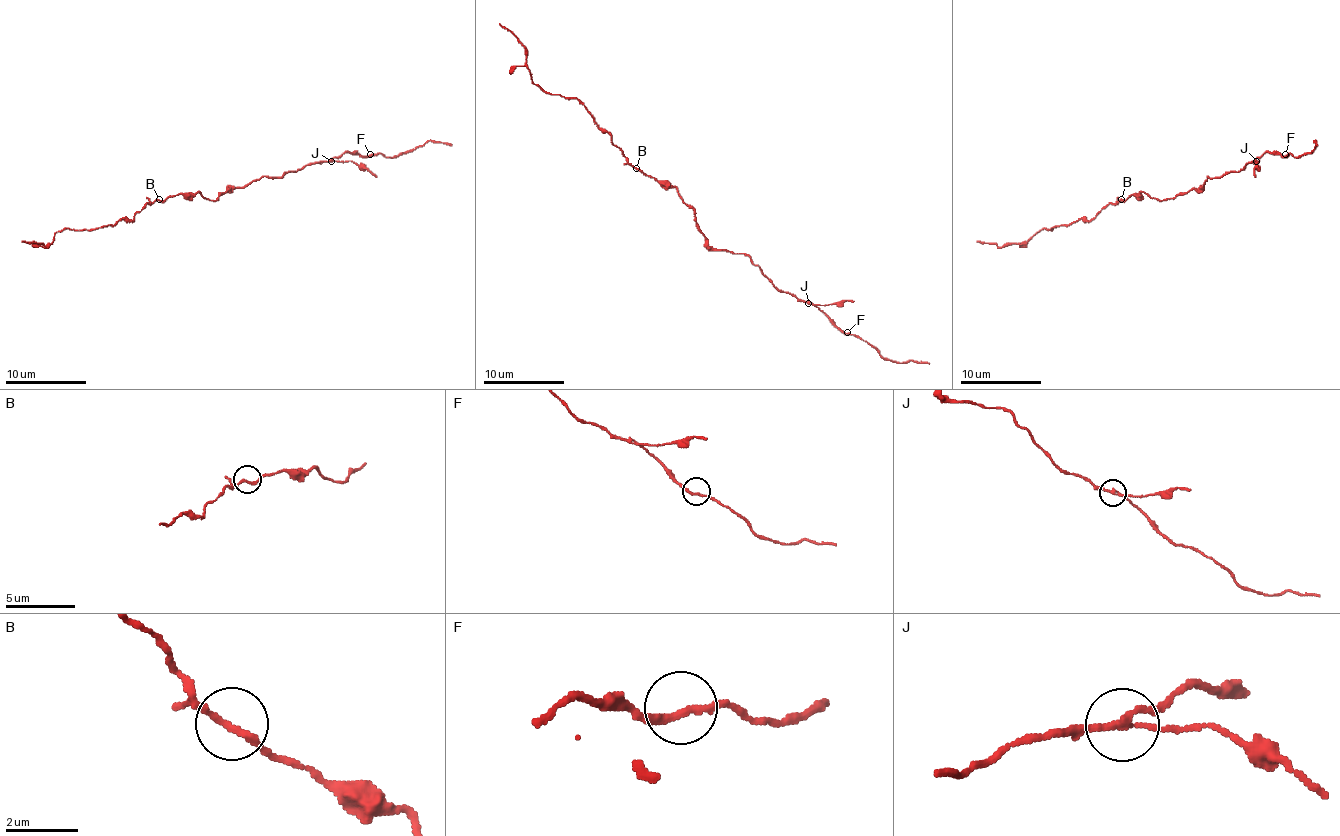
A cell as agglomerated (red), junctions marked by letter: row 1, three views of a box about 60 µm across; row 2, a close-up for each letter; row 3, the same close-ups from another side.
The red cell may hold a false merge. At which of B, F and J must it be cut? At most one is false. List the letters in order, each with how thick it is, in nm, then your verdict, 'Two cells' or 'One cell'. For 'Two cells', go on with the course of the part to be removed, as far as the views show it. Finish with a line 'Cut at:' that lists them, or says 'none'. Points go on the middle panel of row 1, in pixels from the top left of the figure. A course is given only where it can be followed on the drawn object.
B: Thickness 180 nm. One cell
F: Thickness 170 nm. One cell
J: Thickness 150 nm. Two cells. Course of the part to remove: (809, 303), (829, 305), (853, 301)
Cut at: J

